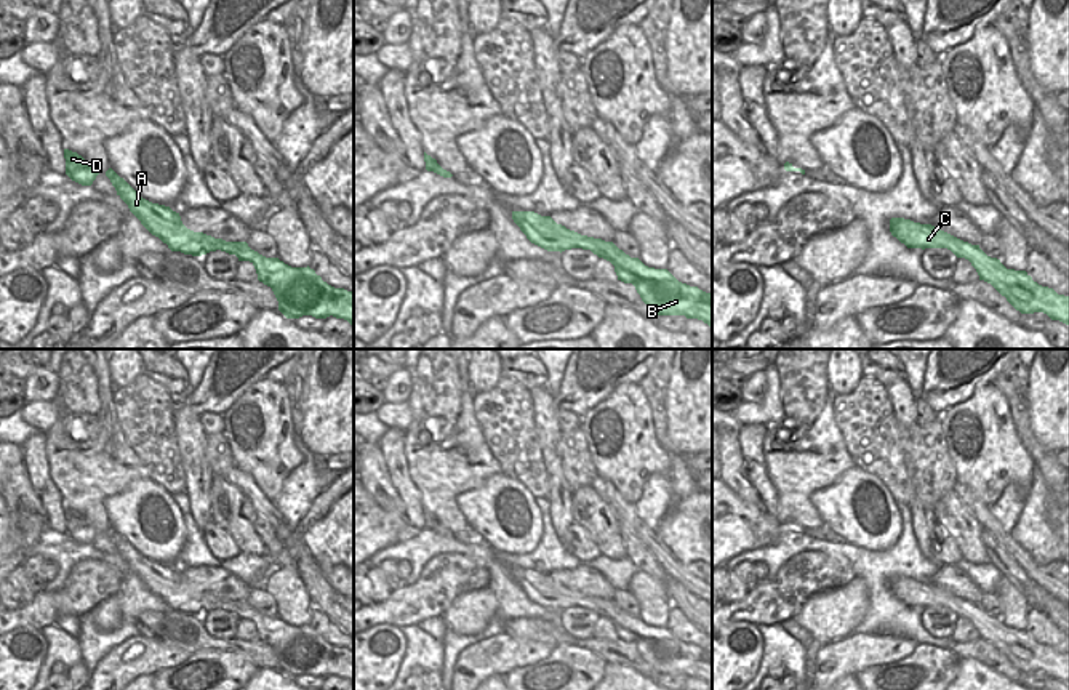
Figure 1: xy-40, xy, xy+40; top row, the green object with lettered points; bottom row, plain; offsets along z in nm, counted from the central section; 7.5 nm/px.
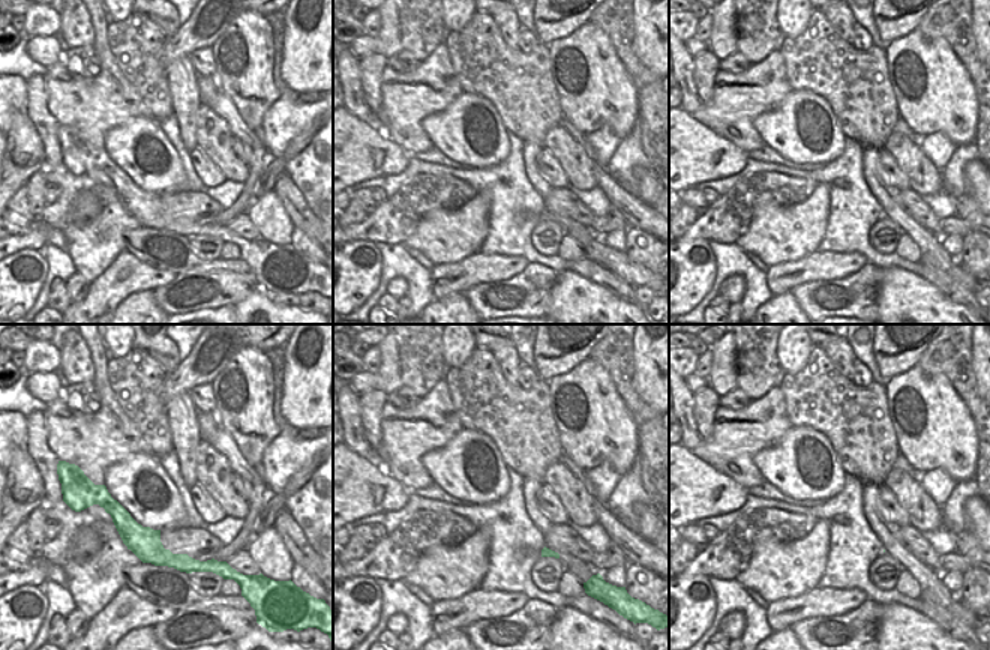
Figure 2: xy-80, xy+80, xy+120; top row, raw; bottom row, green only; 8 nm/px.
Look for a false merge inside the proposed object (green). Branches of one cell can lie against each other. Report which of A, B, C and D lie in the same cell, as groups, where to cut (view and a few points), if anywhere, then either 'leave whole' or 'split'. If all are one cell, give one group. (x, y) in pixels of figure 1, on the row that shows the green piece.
A B C D; no cut; leave whole

